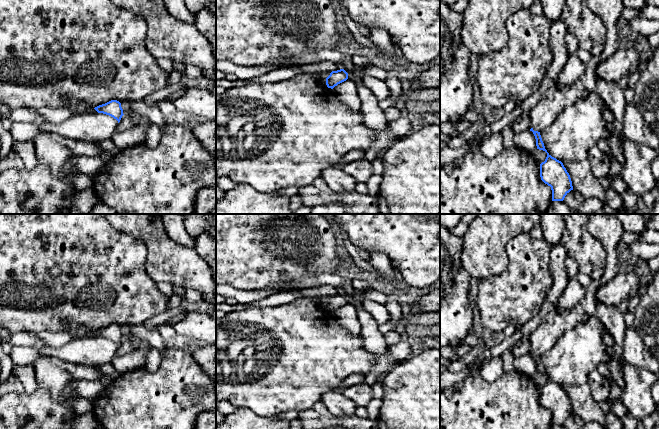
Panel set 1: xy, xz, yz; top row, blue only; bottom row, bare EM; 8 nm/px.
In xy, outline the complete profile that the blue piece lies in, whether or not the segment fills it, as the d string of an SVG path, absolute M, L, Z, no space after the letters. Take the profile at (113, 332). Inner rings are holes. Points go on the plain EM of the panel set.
M111 324L105 328L99 329L94 332L98 337L109 339L120 346L123 338L121 327L117 324Z

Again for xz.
M344 293L332 295L330 299L326 302L326 309L328 312L333 313L335 310L346 305L347 303L348 297Z

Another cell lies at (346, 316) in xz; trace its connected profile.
M346 304L333 312L337 322L353 335L361 335L361 324L357 310L351 304Z

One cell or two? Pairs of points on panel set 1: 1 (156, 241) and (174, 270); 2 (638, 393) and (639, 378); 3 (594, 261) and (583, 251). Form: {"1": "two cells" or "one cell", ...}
{"1": "one cell", "2": "one cell", "3": "one cell"}

